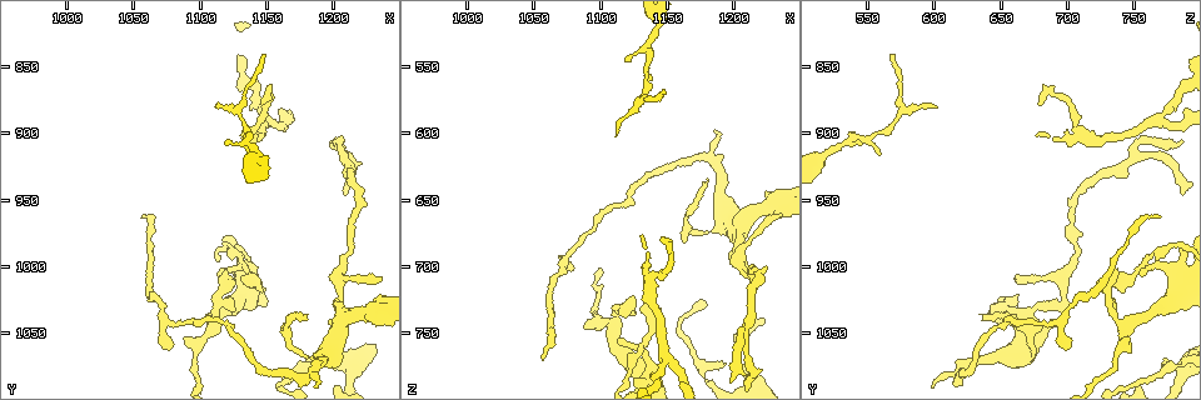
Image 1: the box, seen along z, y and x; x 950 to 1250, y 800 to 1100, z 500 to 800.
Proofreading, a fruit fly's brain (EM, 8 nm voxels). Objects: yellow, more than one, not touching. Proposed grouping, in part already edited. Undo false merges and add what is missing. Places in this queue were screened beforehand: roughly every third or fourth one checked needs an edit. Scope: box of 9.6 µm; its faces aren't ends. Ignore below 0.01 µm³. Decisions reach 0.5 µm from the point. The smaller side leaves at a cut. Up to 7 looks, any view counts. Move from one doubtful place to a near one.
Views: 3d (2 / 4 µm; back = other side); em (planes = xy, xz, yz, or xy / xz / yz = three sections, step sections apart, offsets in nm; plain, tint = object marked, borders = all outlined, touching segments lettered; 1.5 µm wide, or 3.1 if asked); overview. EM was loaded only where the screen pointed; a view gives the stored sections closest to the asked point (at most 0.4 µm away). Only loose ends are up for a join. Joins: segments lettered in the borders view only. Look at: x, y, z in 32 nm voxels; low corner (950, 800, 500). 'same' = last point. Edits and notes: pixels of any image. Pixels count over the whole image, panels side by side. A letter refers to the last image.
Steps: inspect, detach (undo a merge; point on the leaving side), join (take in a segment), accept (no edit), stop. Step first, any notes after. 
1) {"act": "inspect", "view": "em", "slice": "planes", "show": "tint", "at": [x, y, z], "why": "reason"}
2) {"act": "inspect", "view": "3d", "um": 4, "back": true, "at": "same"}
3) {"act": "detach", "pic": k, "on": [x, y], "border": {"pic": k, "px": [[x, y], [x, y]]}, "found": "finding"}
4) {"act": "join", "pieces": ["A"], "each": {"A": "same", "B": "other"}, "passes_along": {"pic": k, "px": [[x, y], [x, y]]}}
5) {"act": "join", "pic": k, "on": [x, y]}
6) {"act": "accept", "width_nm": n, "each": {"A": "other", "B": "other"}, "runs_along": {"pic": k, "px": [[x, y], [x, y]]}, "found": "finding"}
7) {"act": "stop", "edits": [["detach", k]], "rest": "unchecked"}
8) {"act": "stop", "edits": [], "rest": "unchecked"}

{"act": "inspect", "view": "3d", "um": 2, "at": [1122, 1012, 732], "why": "calibre changes"}

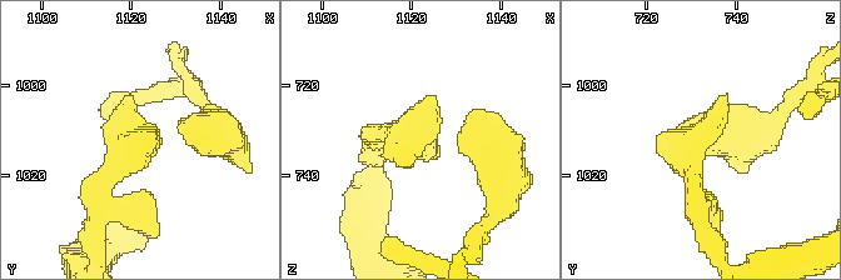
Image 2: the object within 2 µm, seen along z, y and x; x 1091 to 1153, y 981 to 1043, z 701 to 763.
{"act": "inspect", "view": "em", "slice": "planes", "show": "borders", "at": [1120, 1013, 730], "why": "need the tissue"}

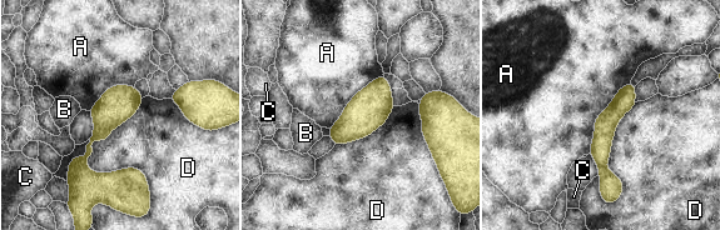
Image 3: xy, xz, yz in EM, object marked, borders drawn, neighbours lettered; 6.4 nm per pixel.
{"act": "accept", "width_nm": 140, "each": {"A": "other", "B": "other", "C": "other", "D": "other"}, "runs_along": {"pic": 3, "px": [[132, 89], [83, 160], [112, 190]]}, "found": "all the same cell"}

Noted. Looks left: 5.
{"act": "inspect", "view": "em", "slice": "planes", "show": "tint", "at": [1136, 900, 714], "why": "a fork"}

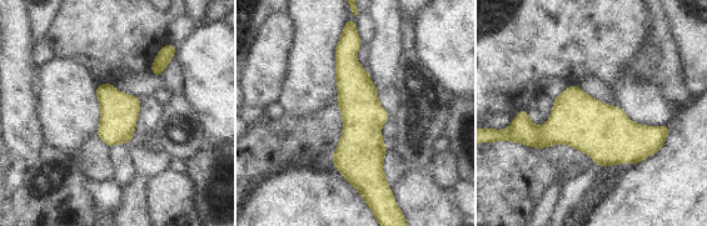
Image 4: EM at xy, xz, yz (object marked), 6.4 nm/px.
{"act": "inspect", "view": "em", "slice": "planes", "show": "borders", "at": "same", "why": "what lies round it"}

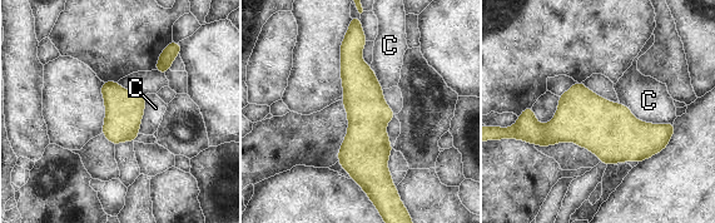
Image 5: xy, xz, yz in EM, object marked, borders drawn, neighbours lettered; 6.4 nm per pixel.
{"act": "accept", "width_nm": 260, "each": {"C": "other"}, "border": {"pic": 5, "px": [[619, 103], [640, 120], [673, 123]]}, "found": "continuous, no second cell"}

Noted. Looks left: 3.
{"act": "inspect", "view": "em", "slice": "yz", "step": 4, "show": "plain", "at": [1120, 906, 544], "why": "free end"}

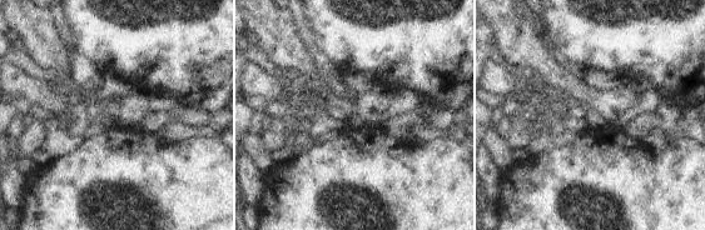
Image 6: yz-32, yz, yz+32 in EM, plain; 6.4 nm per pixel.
{"act": "inspect", "view": "em", "slice": "yz", "step": 4, "show": "borders", "at": "same", "why": "see the neighbours"}

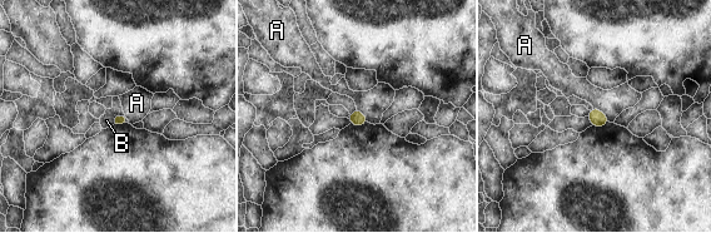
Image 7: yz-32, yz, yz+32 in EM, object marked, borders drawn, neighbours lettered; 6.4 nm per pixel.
{"act": "accept", "each": {"A": "other", "B": "other"}, "border": {"pic": 7, "px": [[593, 107], [610, 122]]}, "found": "none of them fits"}

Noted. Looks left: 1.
{"act": "stop", "edits": [], "rest": "unchecked"}

